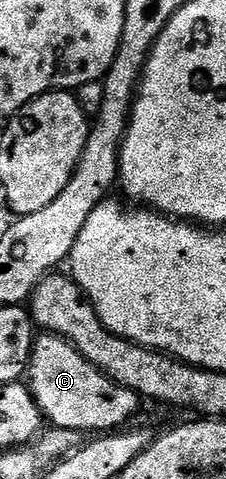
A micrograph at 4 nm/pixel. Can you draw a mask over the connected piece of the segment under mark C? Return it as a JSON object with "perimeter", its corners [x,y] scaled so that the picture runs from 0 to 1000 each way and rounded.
{"perimeter":[[[190,693],[150,708],[128,758],[128,804],[195,875],[265,898],[491,902],[562,885],[540,881],[571,879],[624,846],[611,823],[593,823],[566,806],[504,797],[478,781],[456,781],[265,697]]]}

